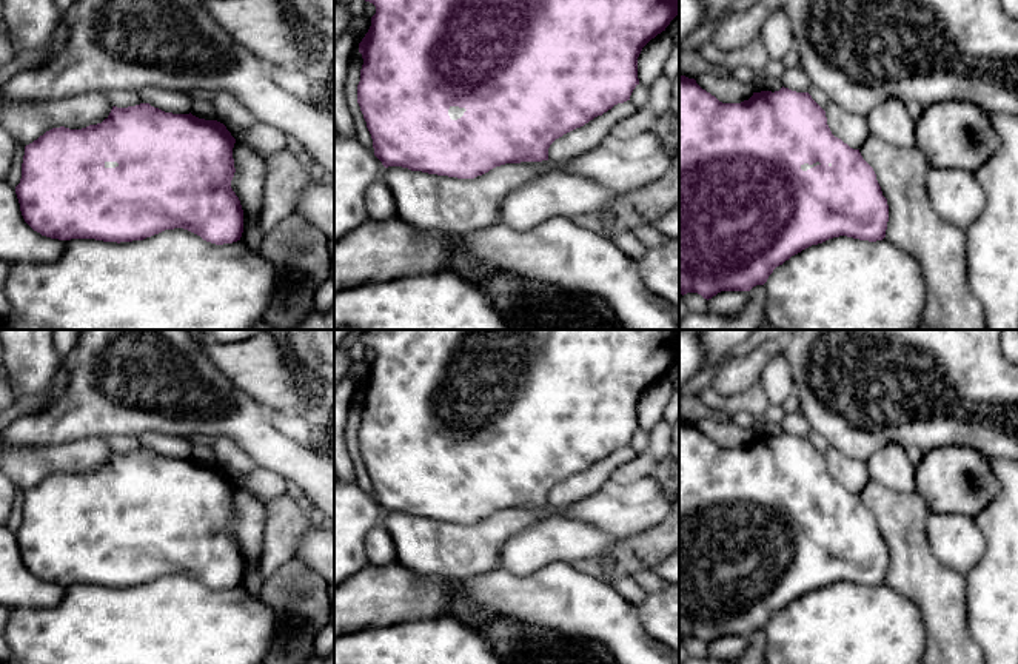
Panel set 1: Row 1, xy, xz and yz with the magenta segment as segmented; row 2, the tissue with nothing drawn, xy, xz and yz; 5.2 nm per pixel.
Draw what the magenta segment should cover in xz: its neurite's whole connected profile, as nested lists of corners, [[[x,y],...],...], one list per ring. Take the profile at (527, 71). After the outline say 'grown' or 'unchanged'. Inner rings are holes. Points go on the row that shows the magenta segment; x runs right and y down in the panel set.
[[[365,0],[376,6],[371,26],[359,52],[363,65],[357,85],[357,103],[373,139],[374,156],[385,168],[474,179],[505,163],[548,160],[550,145],[564,134],[584,126],[618,103],[630,100],[639,85],[638,57],[642,48],[665,31],[678,15],[679,0]]] | grown

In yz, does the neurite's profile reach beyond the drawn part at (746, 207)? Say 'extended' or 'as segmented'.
extended

